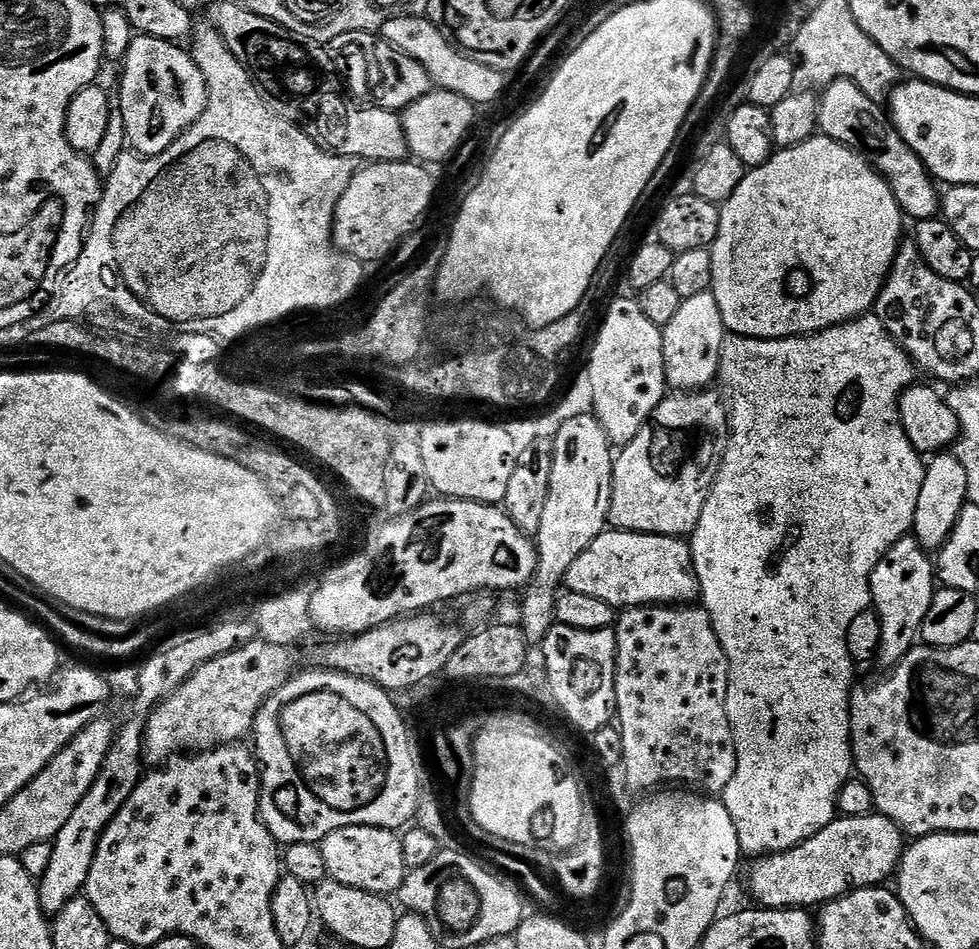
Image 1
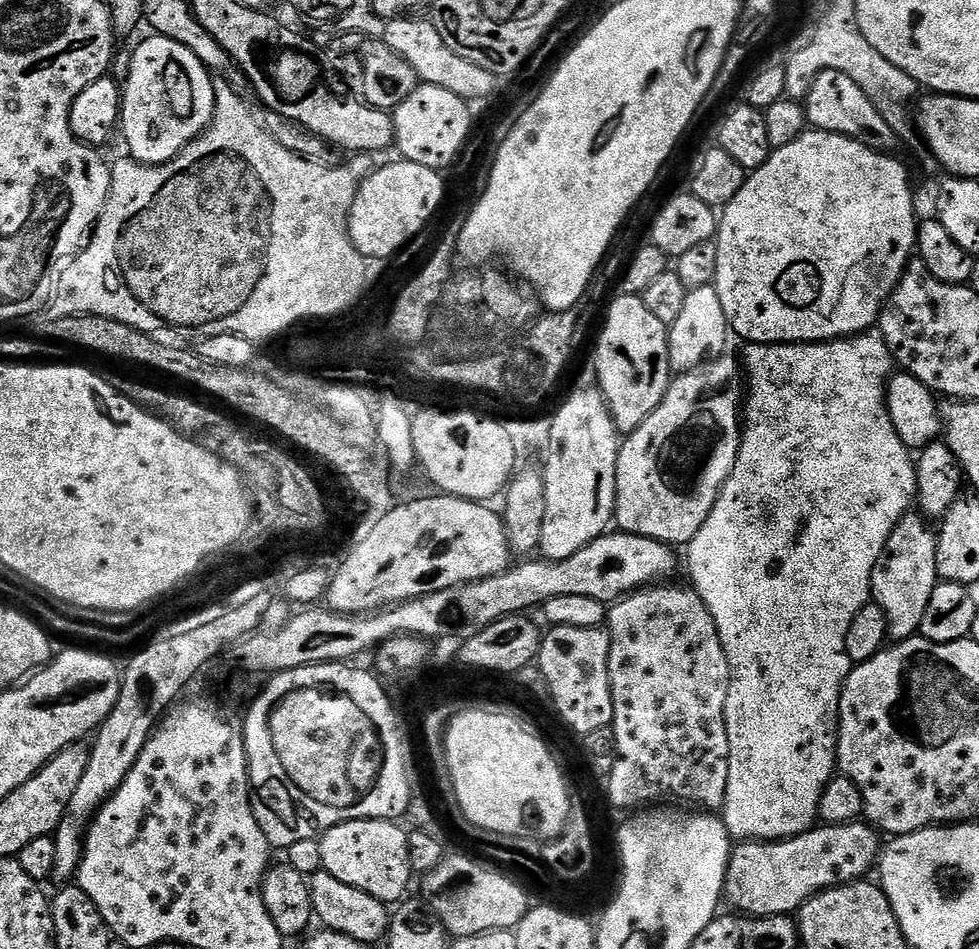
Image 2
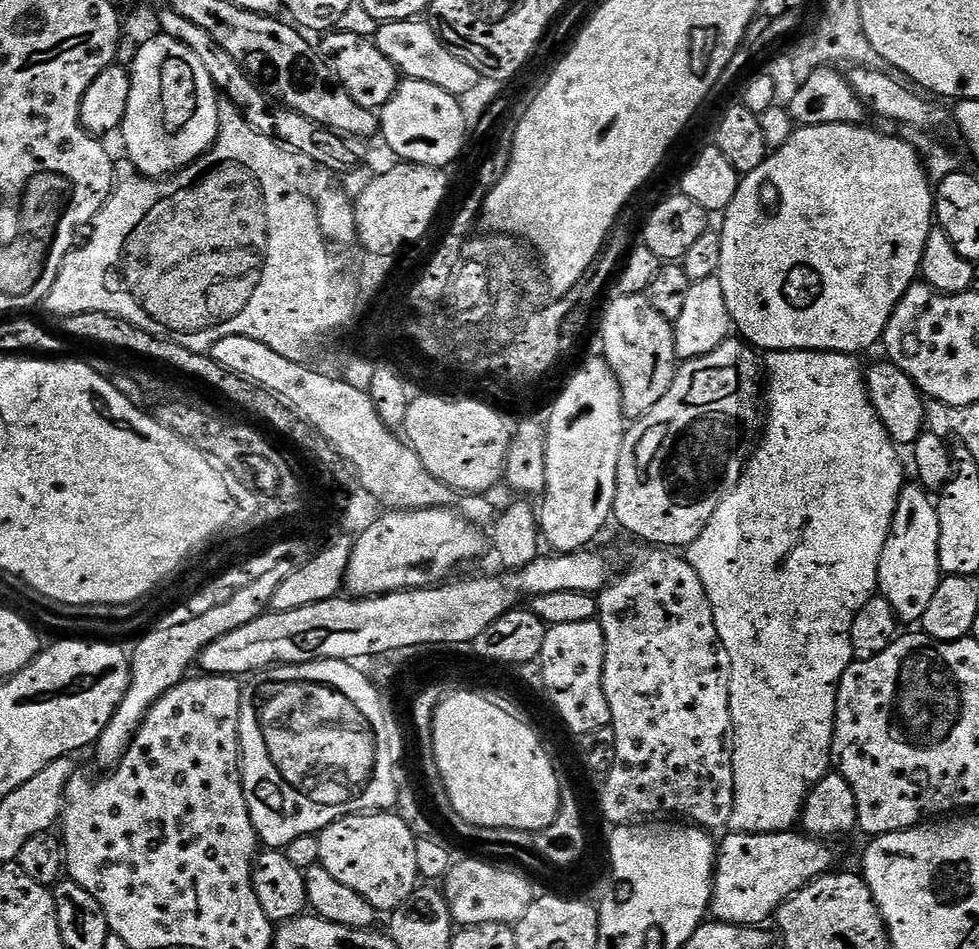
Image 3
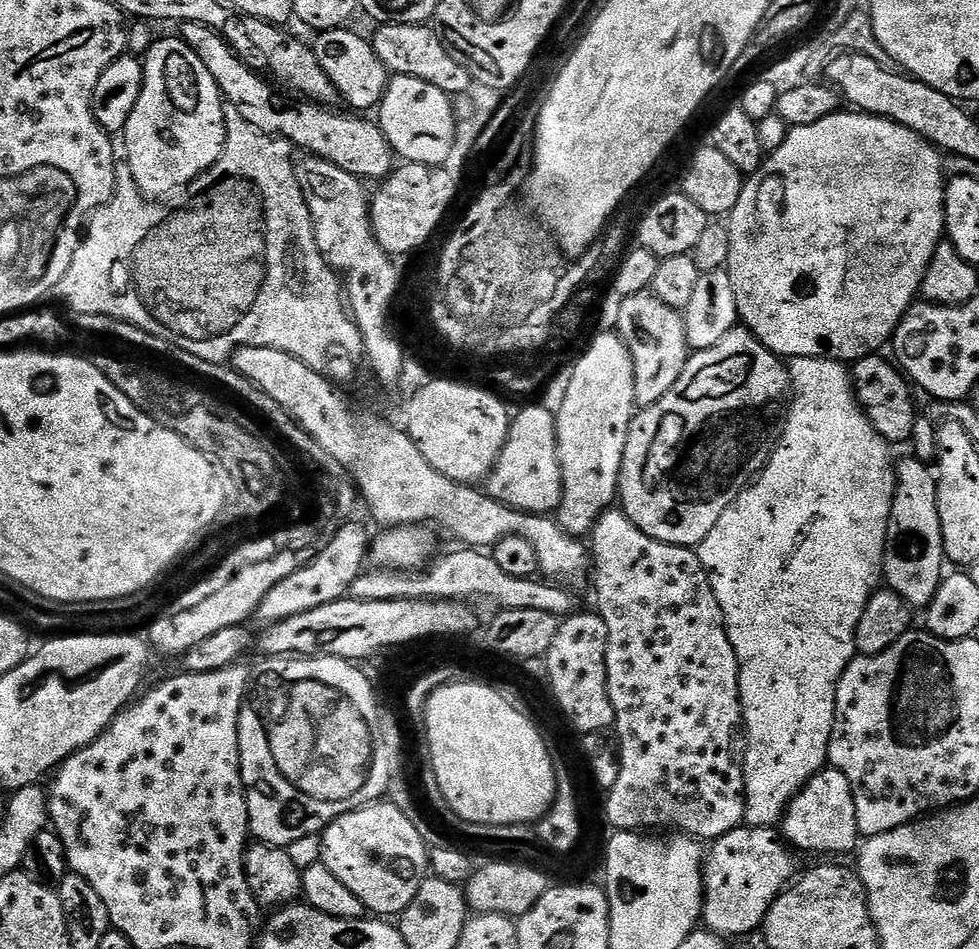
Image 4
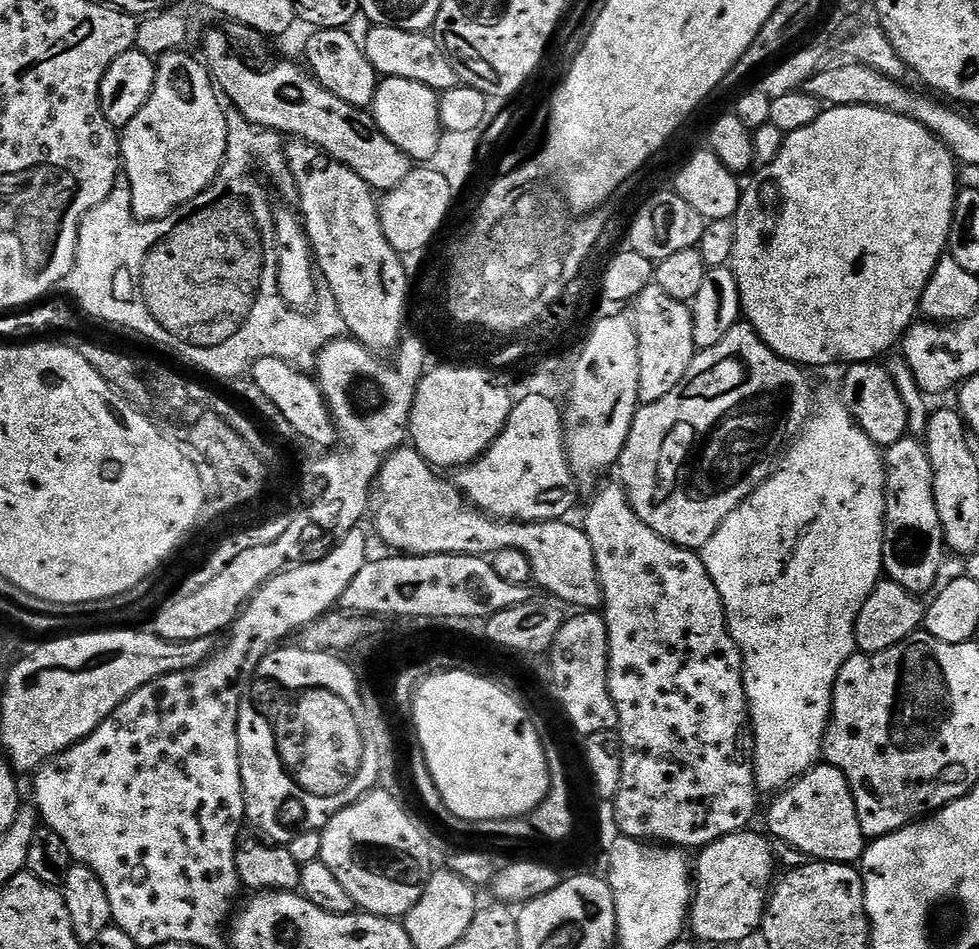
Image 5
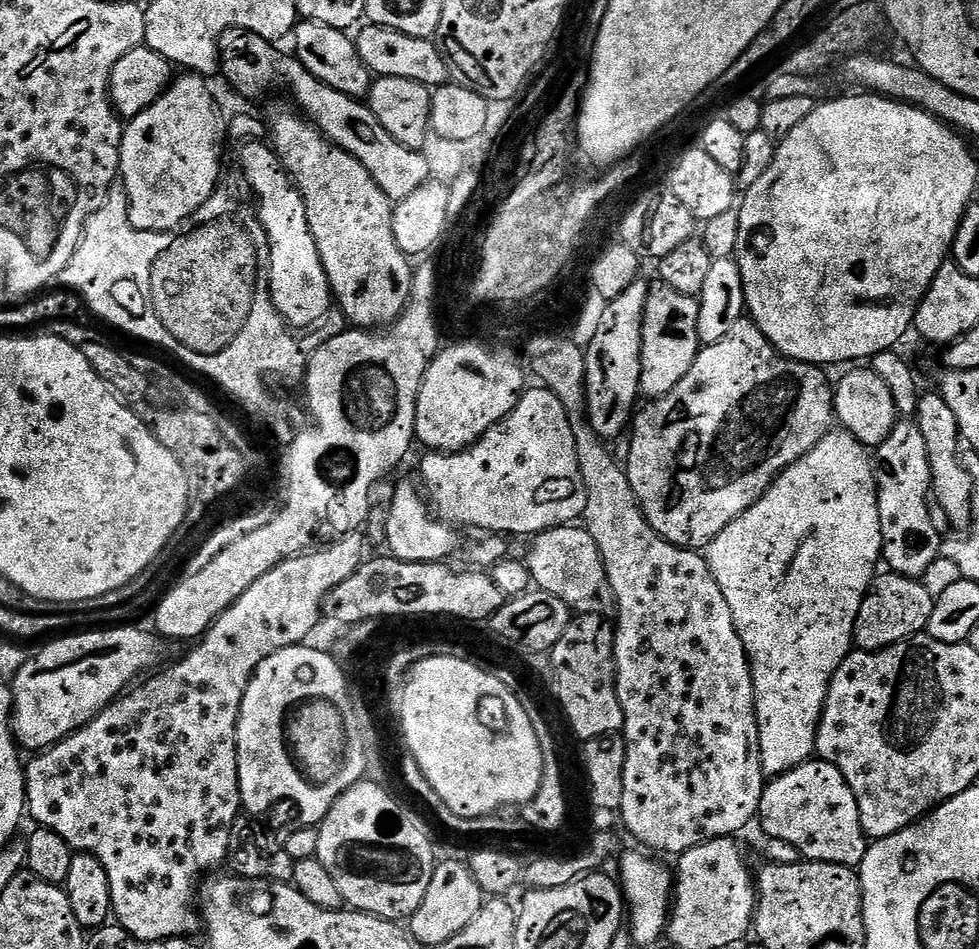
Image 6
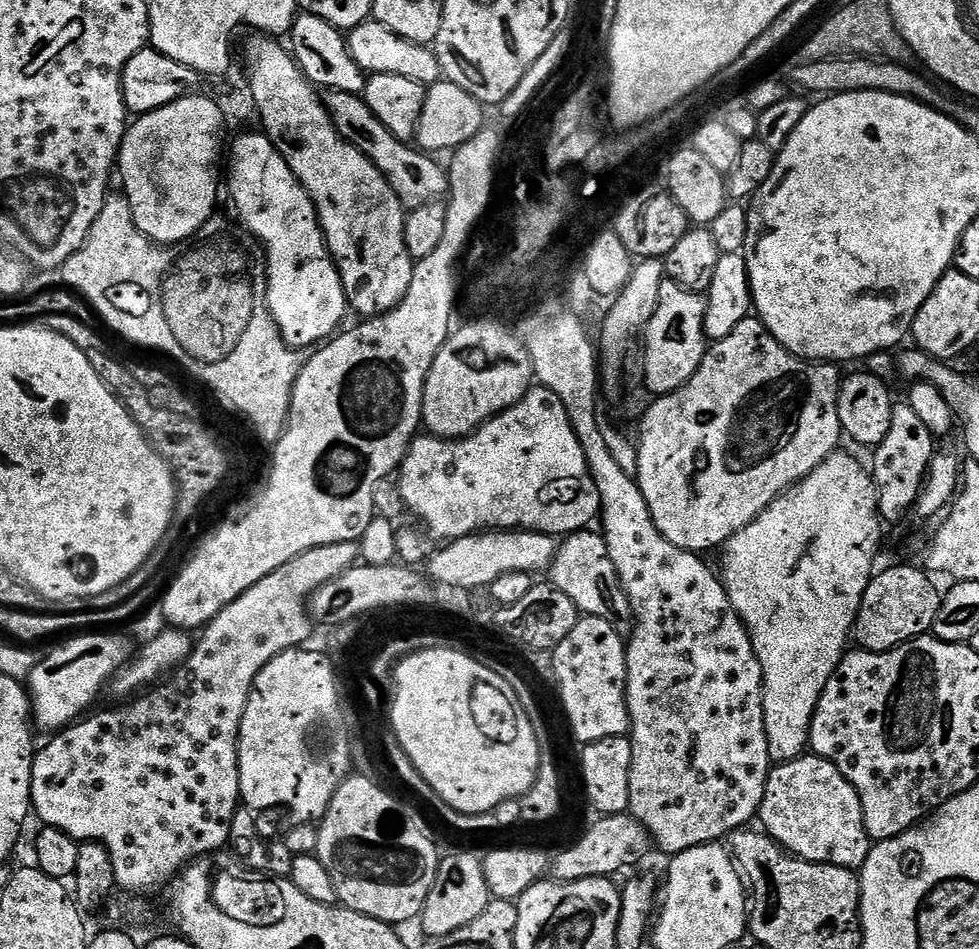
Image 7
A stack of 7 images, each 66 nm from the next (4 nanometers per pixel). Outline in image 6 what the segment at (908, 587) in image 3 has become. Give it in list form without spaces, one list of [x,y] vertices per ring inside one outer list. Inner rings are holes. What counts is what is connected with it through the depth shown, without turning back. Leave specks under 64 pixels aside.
[[[904,418],[897,423],[897,426],[895,430],[892,431],[890,434],[890,438],[886,438],[886,442],[884,444],[881,444],[879,448],[875,449],[874,452],[874,467],[876,470],[876,493],[878,494],[878,510],[880,511],[880,533],[882,534],[882,538],[884,539],[884,551],[882,553],[882,560],[885,565],[889,564],[891,571],[895,573],[897,576],[911,576],[913,578],[924,578],[924,575],[927,574],[928,571],[932,568],[932,563],[935,562],[937,559],[938,561],[941,559],[942,556],[942,535],[940,536],[940,532],[938,529],[936,529],[936,524],[934,521],[932,521],[932,512],[930,509],[928,509],[928,500],[930,504],[930,497],[932,496],[932,471],[930,470],[930,458],[926,454],[926,442],[922,438],[922,430],[918,430],[918,426],[913,422],[911,419]]]

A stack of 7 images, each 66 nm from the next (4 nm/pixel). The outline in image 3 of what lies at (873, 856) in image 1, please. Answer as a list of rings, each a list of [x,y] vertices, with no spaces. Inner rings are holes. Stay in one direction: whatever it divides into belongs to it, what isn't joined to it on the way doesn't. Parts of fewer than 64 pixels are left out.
[[[796,830],[728,834],[718,844],[716,874],[712,877],[711,915],[723,924],[767,925],[791,896],[801,892],[810,881],[829,875],[837,867],[836,852],[832,847],[831,843]]]

